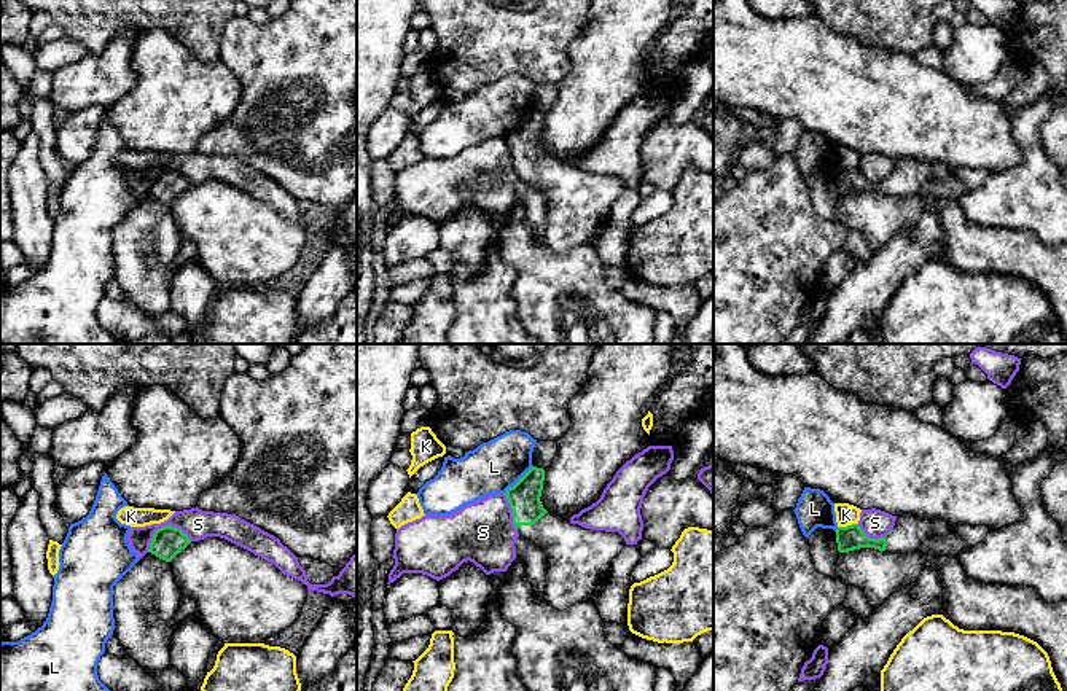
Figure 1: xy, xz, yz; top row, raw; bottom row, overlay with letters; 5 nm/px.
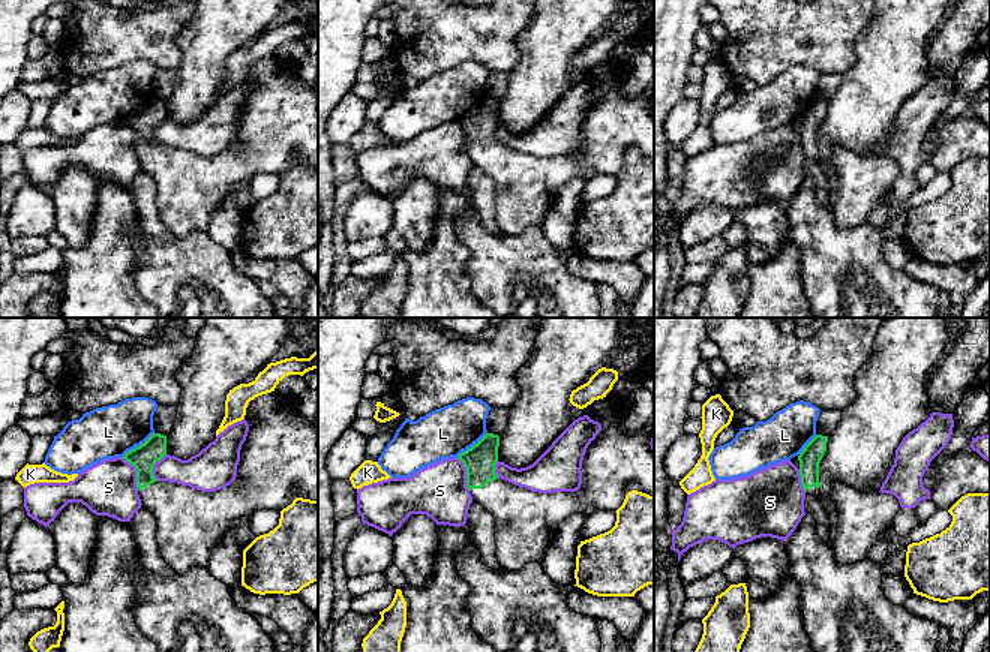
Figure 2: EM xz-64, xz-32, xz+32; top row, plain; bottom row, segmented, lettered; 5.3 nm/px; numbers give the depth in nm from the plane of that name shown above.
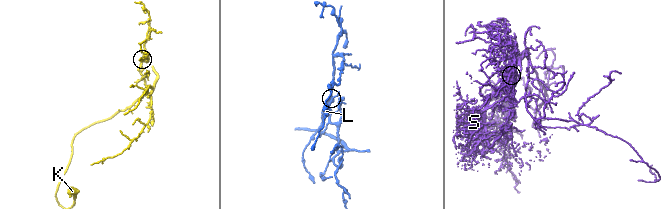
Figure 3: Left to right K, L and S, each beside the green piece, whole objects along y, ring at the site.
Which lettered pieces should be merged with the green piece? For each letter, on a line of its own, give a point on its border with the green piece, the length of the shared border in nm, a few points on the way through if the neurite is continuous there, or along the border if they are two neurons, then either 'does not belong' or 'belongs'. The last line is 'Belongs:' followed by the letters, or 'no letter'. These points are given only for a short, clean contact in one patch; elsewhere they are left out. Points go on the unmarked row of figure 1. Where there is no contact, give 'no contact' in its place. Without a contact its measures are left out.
K: contact yz (848, 169); length 110 nm; border yz (857, 166), (838, 171); does not belong
L: contact xz (519, 123); length 200 nm; border xz (532, 109), (504, 136); does not belong
S: contact xy (163, 171); length 240 nm; border xy (191, 183), (175, 171), (161, 169), (155, 175), (147, 195); does not belong
Belongs: no letter

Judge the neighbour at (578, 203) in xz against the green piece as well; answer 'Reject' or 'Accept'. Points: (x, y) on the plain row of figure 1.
Accept

